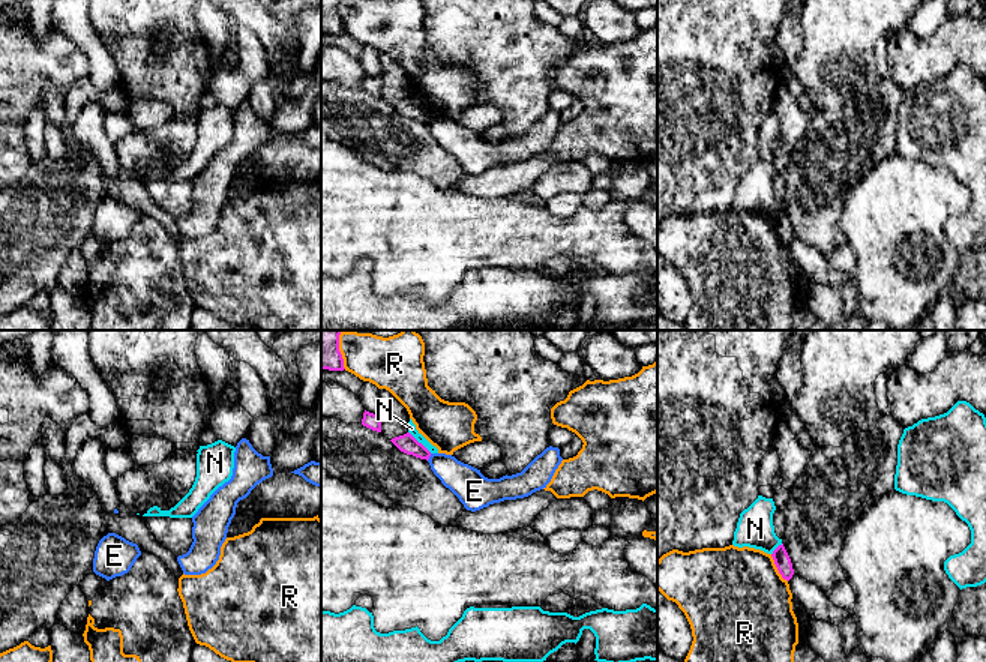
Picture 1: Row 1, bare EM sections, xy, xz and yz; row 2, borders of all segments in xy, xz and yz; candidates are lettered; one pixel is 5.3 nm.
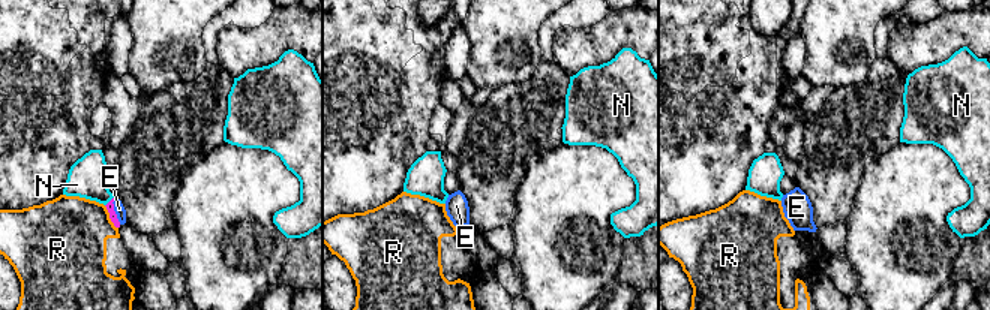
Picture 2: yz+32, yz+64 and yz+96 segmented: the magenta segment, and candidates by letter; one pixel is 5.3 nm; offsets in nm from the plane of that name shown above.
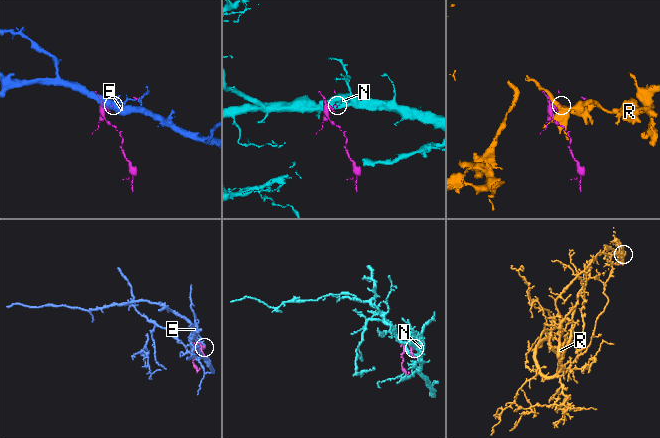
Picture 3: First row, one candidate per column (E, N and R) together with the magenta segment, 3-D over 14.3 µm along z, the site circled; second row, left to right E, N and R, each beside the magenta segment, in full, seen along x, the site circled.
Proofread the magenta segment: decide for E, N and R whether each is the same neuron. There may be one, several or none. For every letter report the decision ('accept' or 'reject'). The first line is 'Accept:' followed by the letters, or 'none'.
Accept: none
E: reject
N: reject
R: reject

